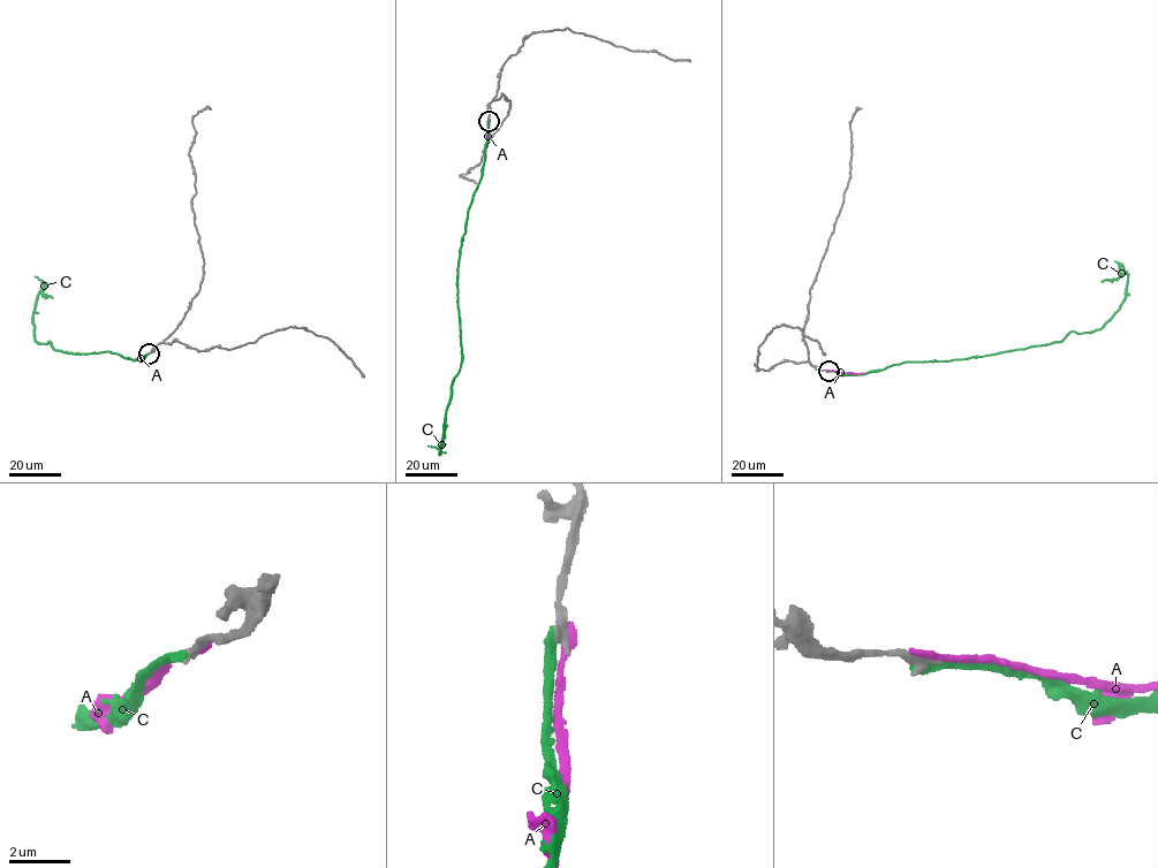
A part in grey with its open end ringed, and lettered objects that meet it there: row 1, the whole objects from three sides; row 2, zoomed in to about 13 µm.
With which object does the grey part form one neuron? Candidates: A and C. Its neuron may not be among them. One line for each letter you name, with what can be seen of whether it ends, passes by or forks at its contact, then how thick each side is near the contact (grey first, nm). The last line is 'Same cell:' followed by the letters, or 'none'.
Same cell: none

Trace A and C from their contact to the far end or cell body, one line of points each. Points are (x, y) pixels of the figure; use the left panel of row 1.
A: (149, 353), (134, 359)
C: (149, 353), (134, 360), (38, 343), (35, 301), (40, 291), (52, 298)

